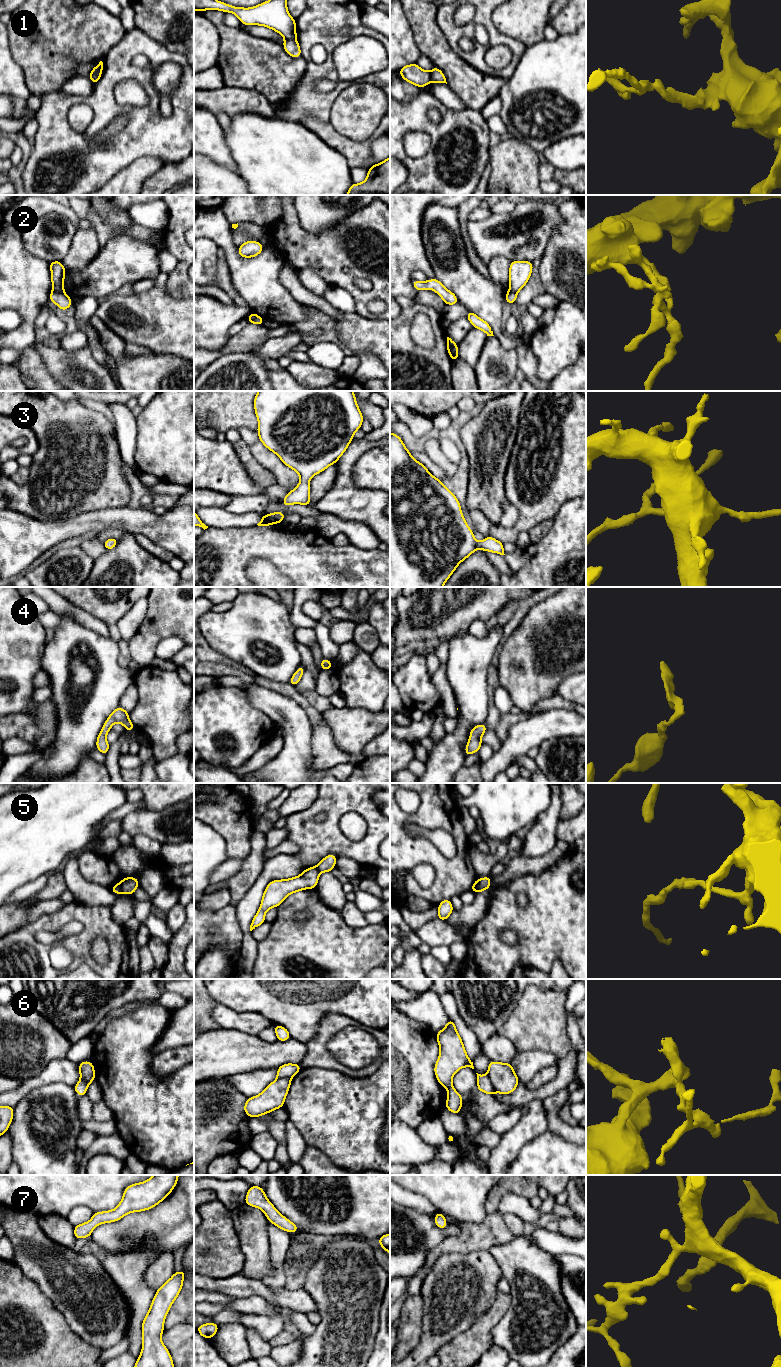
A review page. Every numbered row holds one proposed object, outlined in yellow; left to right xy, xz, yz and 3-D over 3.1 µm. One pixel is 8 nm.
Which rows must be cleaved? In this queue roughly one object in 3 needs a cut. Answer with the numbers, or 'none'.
1, 2, 5, 6

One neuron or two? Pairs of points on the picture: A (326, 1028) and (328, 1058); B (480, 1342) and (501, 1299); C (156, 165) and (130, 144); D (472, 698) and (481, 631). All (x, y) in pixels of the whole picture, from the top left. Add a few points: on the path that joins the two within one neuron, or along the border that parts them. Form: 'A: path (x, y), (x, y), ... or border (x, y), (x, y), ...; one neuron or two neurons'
A: path (323, 1035), (323, 1051); one neuron
B: path (480, 1331), (482, 1326), (498, 1310); one neuron
C: border (164, 162), (155, 157), (140, 157), (125, 168); two neurons
D: border (488, 631), (482, 637), (474, 637), (469, 632); two neurons

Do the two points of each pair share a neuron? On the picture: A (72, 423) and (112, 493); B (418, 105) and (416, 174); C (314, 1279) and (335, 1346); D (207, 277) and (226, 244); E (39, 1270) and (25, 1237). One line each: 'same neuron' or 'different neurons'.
A: same neuron
B: same neuron
C: same neuron
D: different neurons
E: same neuron

